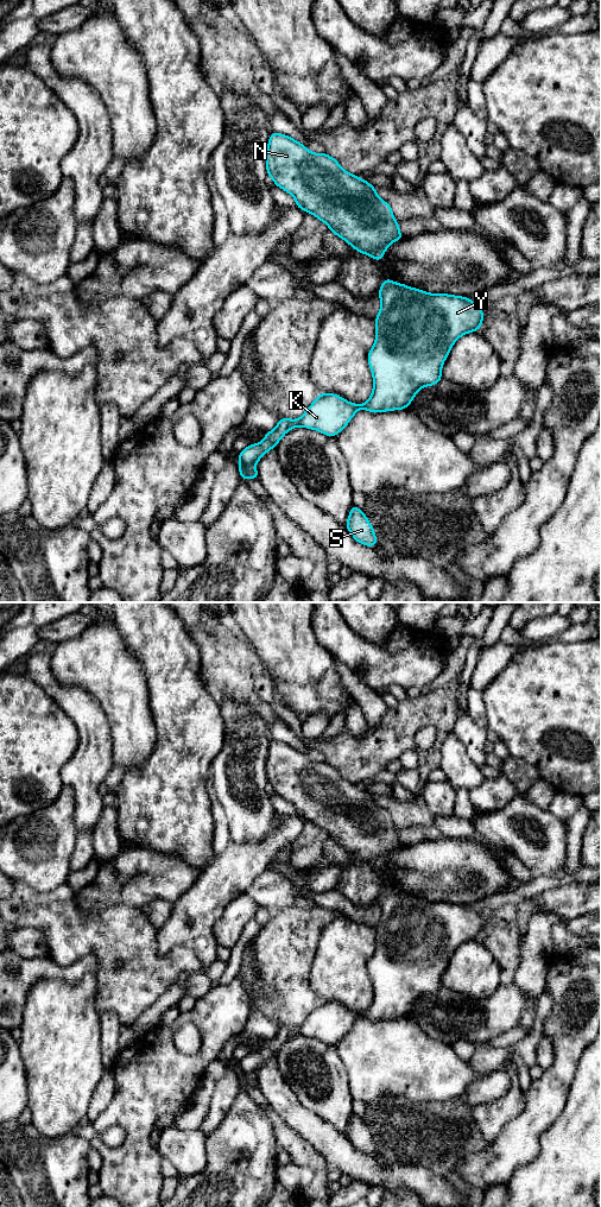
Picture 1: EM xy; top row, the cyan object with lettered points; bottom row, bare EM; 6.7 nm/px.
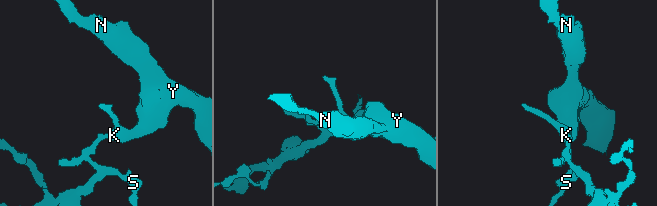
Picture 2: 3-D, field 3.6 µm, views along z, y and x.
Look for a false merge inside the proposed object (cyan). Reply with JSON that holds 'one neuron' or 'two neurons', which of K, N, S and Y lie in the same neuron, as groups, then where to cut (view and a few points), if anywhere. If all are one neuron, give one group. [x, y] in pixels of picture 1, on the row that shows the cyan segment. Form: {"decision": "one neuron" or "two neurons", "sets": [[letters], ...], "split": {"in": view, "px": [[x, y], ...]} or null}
{"decision": "two neurons", "sets": [["K", "N", "Y"], ["S"]], "split": {"in": "xy", "px": [[254, 462], [241, 466], [242, 478]]}}

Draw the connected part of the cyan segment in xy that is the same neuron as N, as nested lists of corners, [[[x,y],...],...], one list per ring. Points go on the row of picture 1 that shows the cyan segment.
[[[272,132],[266,169],[274,184],[295,197],[298,208],[325,222],[333,234],[342,238],[356,252],[382,260],[388,246],[404,238],[391,206],[377,195],[377,189],[342,170],[339,162],[327,153],[312,153],[293,138]]]

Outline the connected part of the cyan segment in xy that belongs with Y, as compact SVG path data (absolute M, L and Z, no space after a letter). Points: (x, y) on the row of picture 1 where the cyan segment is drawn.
M384 279L378 295L381 307L375 317L377 336L367 356L373 374L373 392L369 399L358 405L334 393L320 393L298 419L279 418L276 429L266 431L260 443L251 444L239 453L241 479L243 479L242 465L257 463L296 426L314 429L335 437L360 409L369 412L407 409L420 388L436 385L442 379L442 365L456 340L464 334L477 331L483 322L481 307L468 297L429 293L394 283L392 279Z

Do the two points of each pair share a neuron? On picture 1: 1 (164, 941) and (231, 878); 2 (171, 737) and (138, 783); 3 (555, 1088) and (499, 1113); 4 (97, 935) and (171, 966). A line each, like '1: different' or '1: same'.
1: same
2: same
3: different
4: same

